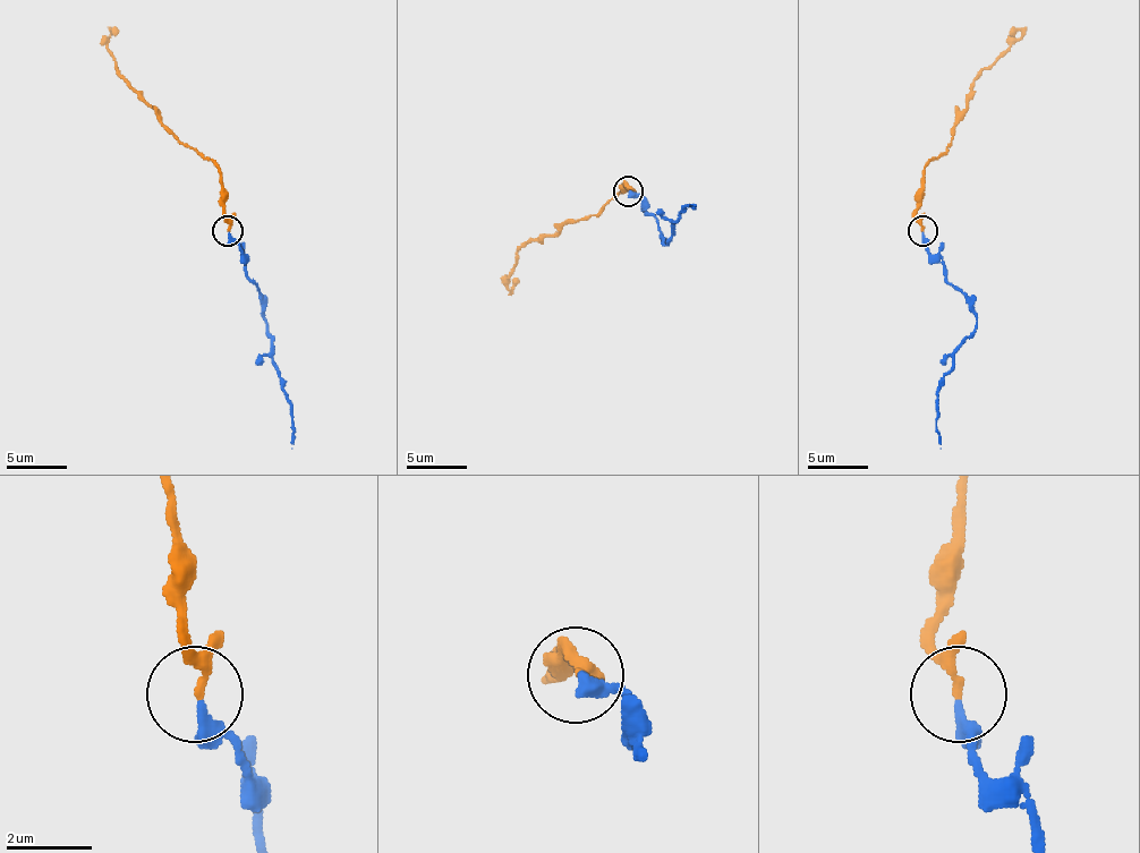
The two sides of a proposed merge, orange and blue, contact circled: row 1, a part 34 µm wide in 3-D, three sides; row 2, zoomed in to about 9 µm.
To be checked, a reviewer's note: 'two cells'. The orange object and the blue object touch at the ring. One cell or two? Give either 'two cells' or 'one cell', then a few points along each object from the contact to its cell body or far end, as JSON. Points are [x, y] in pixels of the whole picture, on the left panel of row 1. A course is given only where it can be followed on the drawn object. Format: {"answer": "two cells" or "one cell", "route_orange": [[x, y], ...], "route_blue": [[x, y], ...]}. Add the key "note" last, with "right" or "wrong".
{"answer": "one cell", "route_orange": [[228, 230], [219, 170], [189, 148], [117, 71], [108, 47], [111, 28], [117, 35]], "route_blue": [[228, 233], [243, 254], [268, 320], [273, 356], [294, 421], [291, 449]], "note": "wrong"}

